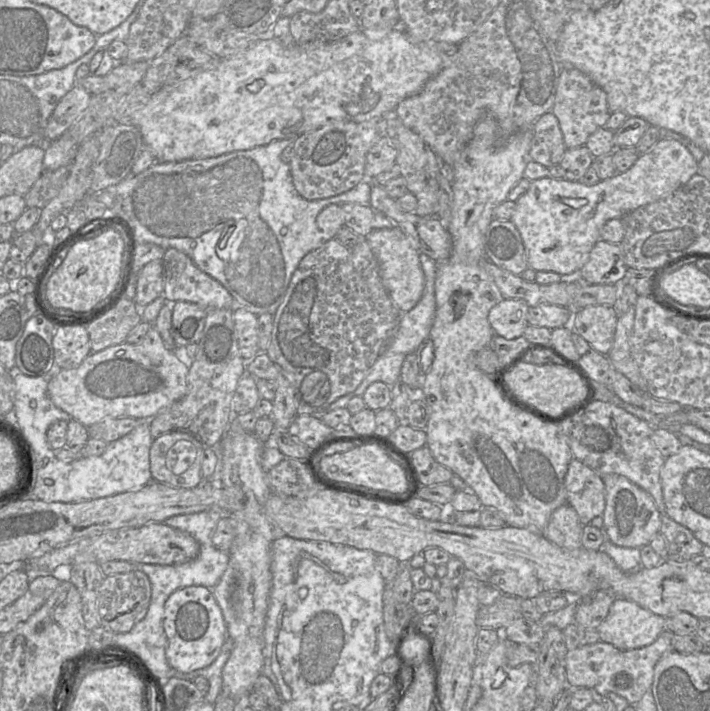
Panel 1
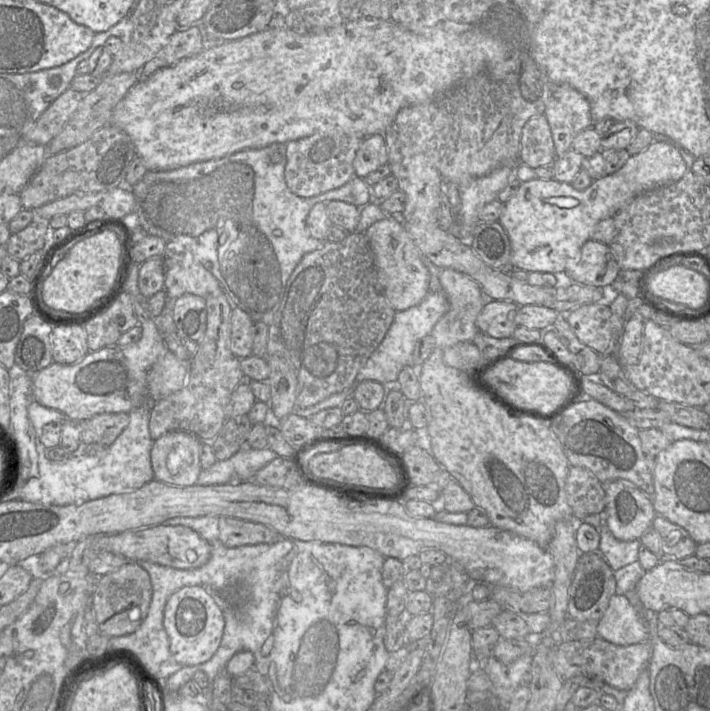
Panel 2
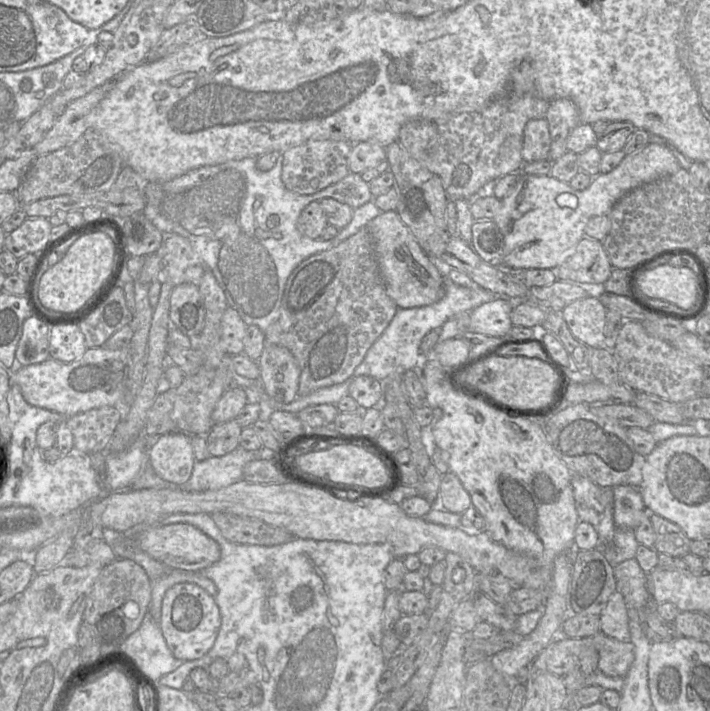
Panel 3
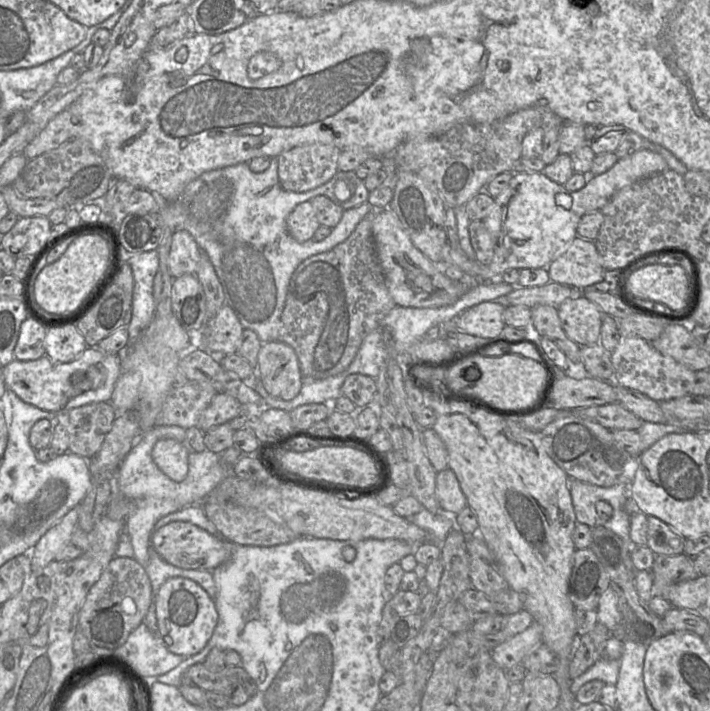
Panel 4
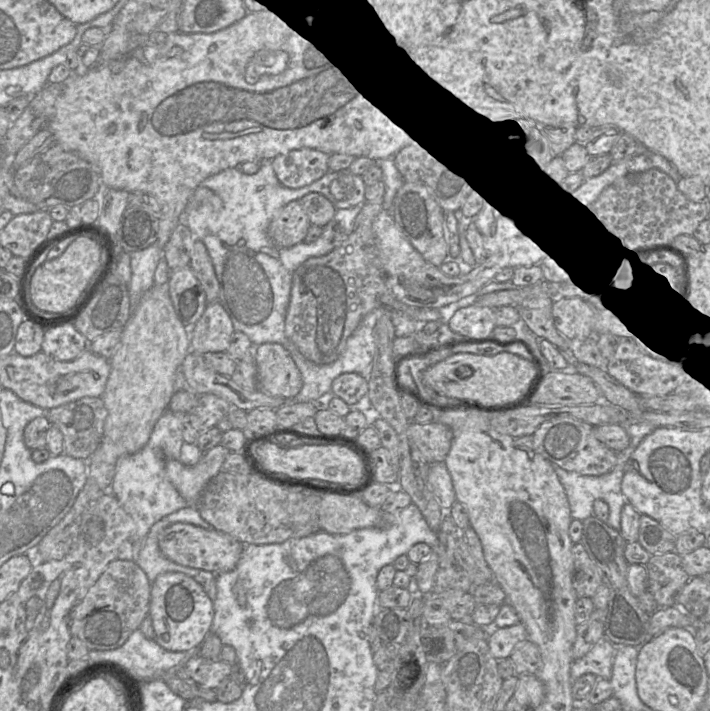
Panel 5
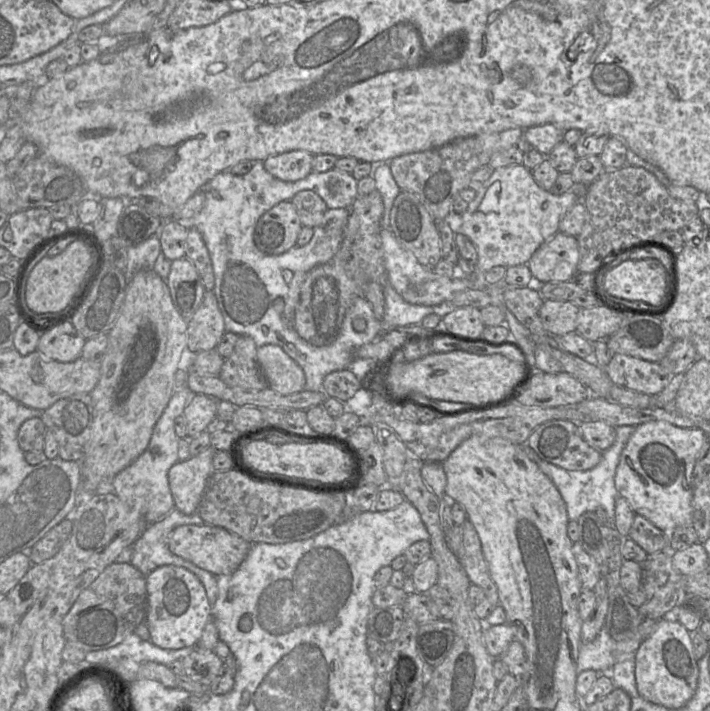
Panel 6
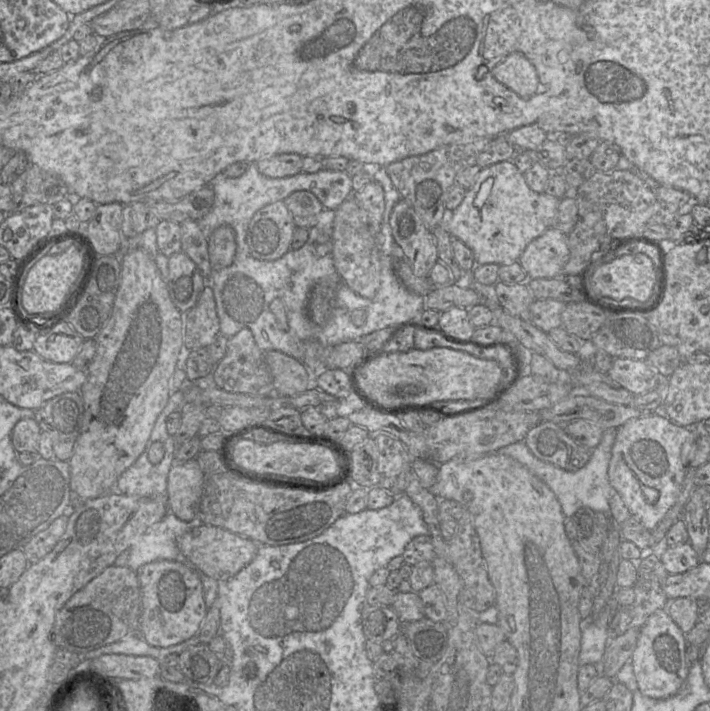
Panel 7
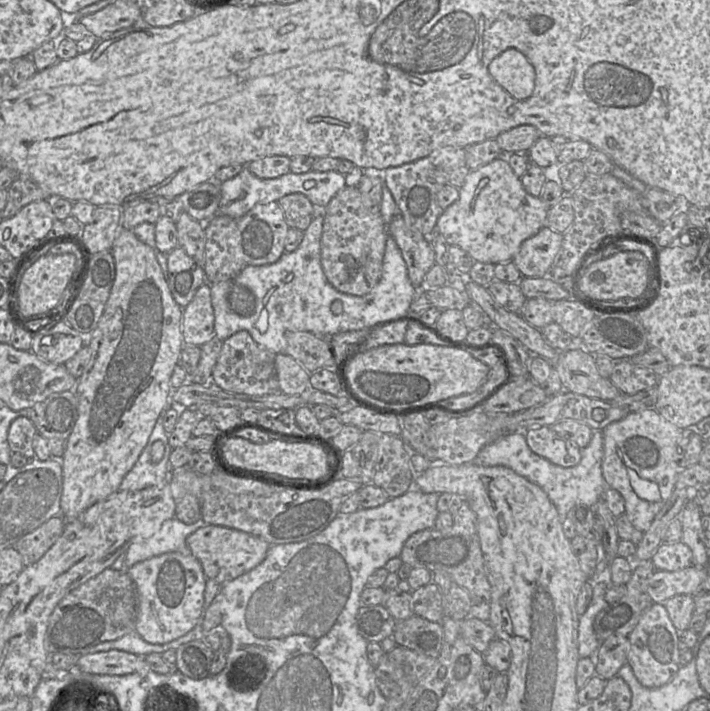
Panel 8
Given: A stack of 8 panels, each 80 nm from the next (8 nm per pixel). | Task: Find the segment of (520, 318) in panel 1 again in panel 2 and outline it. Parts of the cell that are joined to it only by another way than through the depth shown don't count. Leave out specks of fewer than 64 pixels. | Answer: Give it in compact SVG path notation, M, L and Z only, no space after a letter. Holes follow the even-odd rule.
M507 300L487 302L476 319L480 332L494 338L510 338L516 327L519 305Z

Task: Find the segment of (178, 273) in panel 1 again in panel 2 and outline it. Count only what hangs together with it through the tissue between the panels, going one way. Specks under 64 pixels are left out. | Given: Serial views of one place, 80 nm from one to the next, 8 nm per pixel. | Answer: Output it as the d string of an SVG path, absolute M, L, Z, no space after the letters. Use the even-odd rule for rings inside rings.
M168 242L162 256L164 264L164 290L171 299L184 294L203 298L224 293L219 281L195 258L183 244Z

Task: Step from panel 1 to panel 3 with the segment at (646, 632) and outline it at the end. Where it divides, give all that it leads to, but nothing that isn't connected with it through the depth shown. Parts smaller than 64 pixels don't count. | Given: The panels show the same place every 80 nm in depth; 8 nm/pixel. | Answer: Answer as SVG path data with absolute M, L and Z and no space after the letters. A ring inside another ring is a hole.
M614 592L600 617L600 632L621 642L630 642L628 609L624 596Z

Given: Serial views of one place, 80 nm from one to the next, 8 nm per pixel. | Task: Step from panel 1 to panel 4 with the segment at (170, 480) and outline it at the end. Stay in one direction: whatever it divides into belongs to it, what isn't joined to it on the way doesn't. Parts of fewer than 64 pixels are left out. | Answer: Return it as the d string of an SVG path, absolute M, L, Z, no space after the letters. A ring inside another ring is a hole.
M161 439L152 450L152 458L158 468L174 482L182 482L188 476L187 444L174 439Z

